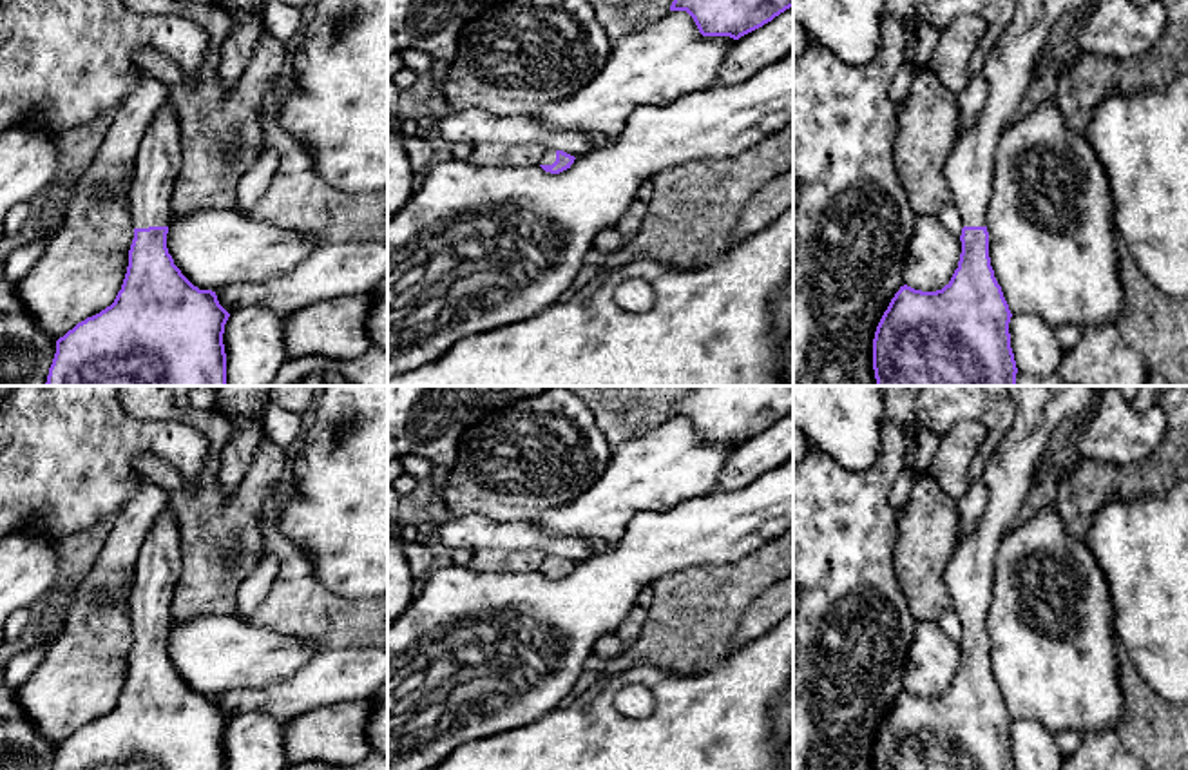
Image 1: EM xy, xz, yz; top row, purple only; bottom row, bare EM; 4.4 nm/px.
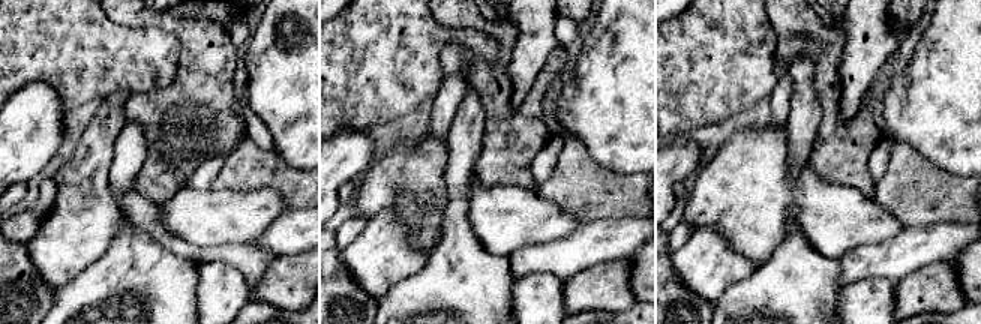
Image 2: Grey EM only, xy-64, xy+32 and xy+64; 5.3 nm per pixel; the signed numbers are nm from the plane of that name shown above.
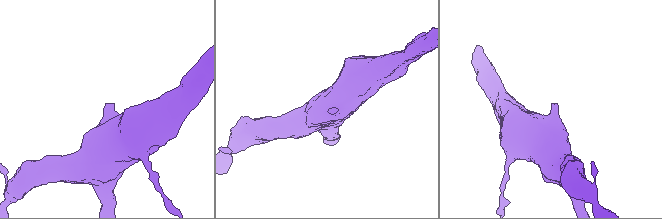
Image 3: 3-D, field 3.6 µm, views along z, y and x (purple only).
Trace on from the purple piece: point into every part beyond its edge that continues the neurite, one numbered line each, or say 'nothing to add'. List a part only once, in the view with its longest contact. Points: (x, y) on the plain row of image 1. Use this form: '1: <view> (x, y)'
1: xy (158, 569)

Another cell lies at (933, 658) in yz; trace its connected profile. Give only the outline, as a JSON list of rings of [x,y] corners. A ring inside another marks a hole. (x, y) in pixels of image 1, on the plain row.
[[[918,621],[907,649],[904,688],[922,698],[942,696],[958,674],[960,659],[960,643],[934,621]]]

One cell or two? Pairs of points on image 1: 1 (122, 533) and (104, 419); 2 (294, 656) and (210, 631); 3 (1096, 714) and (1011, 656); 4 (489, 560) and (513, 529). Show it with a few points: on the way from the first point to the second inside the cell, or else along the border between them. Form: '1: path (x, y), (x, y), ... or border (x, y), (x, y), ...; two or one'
1: border (143, 481), (138, 491), (116, 513); two
2: path (274, 656), (243, 656), (230, 651); one
3: path (1074, 692), (1038, 656), (1033, 656); one
4: border (542, 549), (475, 549), (471, 553); two

